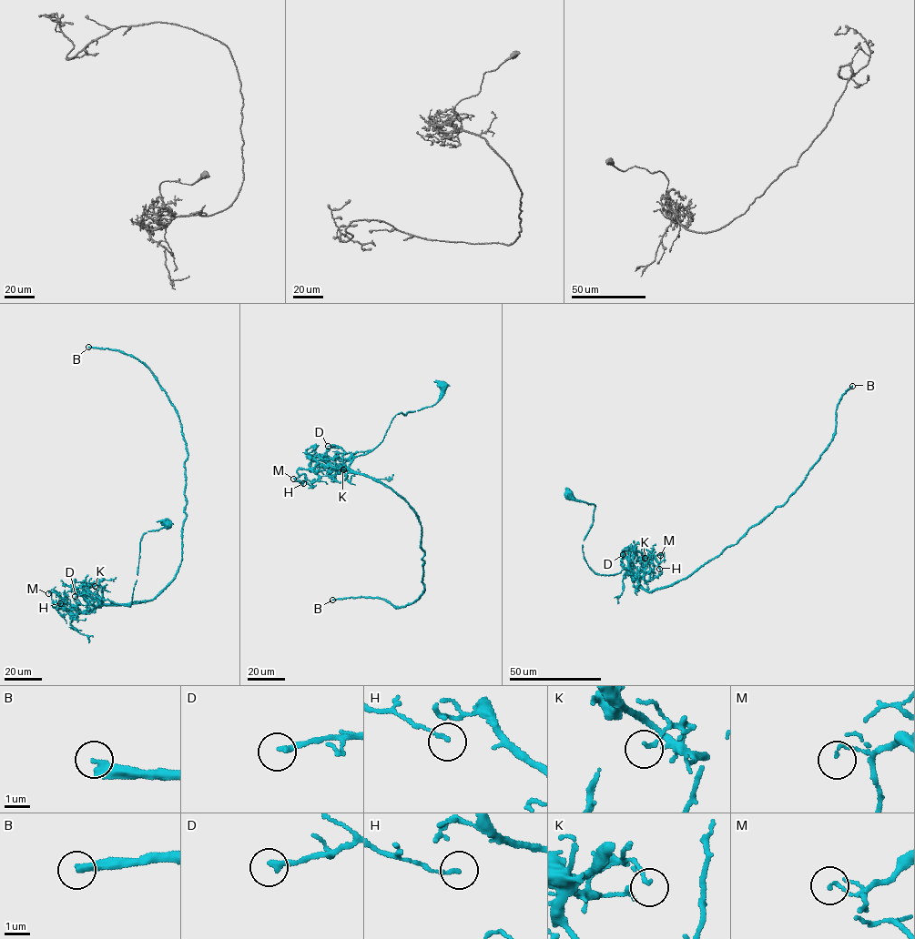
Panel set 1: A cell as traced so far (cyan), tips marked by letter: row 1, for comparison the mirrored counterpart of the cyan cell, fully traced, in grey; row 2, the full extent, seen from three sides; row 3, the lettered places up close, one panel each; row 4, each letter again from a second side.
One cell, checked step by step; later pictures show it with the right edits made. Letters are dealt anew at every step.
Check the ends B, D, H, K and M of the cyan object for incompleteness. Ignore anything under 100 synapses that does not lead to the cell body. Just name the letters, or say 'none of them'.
B

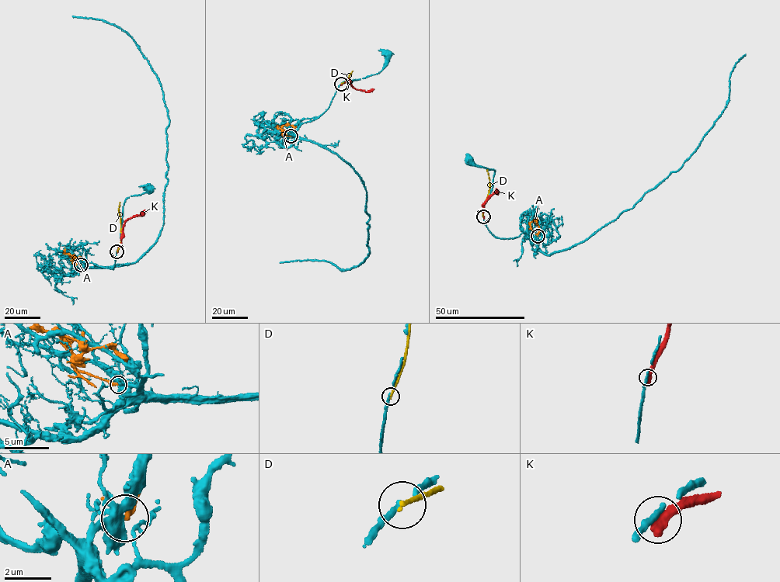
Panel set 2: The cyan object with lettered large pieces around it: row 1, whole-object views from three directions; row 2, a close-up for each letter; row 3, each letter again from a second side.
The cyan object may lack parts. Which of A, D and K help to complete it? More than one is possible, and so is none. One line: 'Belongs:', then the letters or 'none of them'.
Belongs: none of them

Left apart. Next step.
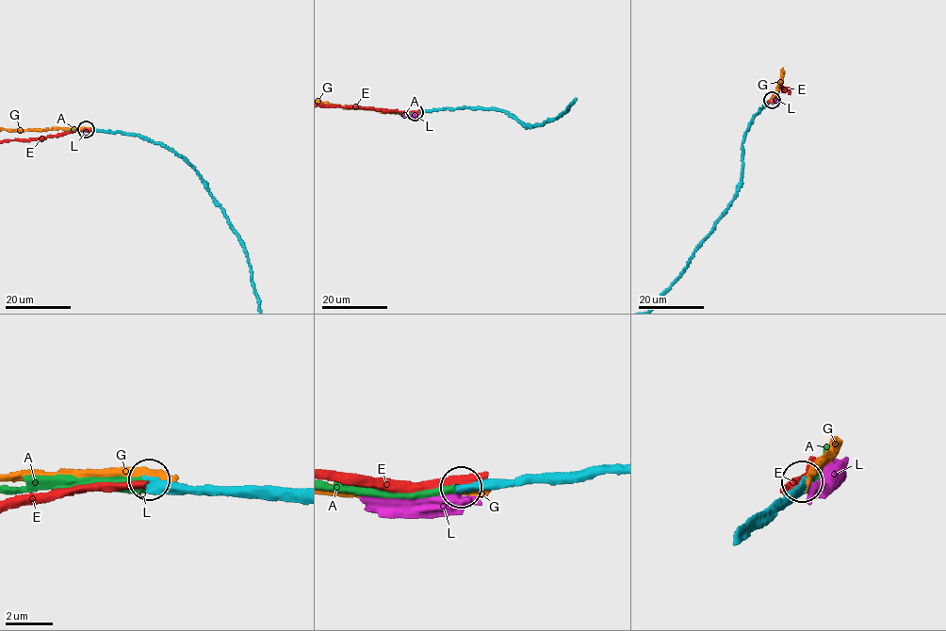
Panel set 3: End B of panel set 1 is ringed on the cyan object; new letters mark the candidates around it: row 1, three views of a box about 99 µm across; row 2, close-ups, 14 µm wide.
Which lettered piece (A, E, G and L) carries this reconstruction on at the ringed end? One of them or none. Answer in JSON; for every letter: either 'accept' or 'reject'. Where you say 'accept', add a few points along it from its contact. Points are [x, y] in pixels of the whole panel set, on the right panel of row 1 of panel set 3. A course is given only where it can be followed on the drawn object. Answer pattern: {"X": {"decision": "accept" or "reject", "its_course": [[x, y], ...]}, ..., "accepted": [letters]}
{"A": {"decision": "accept"}, "E": {"decision": "reject"}, "G": {"decision": "reject"}, "L": {"decision": "reject"}, "accepted": ["A"]}

